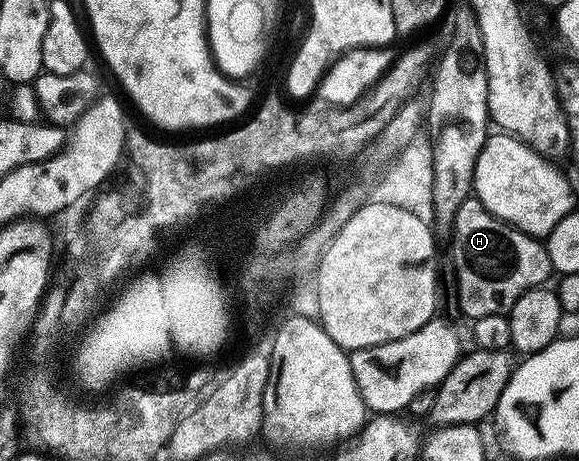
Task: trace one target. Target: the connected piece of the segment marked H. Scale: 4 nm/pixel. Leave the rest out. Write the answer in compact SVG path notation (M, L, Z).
M470 196L458 208L450 223L452 229L452 262L456 265L456 294L460 297L460 310L475 320L482 316L507 314L512 305L528 290L543 287L554 271L550 264L547 245L539 237L522 232L516 226L495 218L475 196Z

